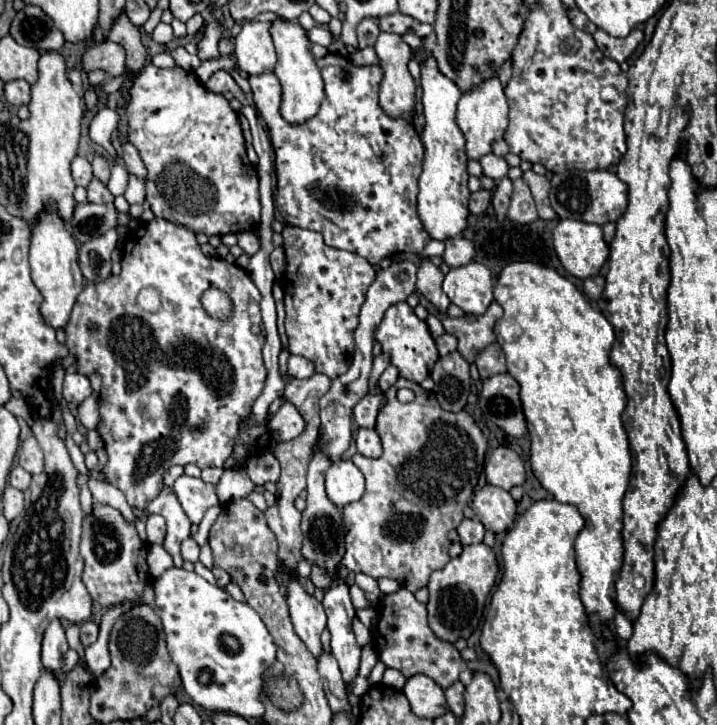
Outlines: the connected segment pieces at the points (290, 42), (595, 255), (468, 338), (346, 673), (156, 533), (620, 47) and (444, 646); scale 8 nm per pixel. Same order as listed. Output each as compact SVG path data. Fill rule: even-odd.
M278 20L272 22L272 38L278 54L278 62L274 68L274 74L280 80L282 86L282 104L280 114L288 124L304 124L312 116L318 114L320 104L324 100L324 82L320 76L320 70L316 66L316 60L310 52L312 44L304 32L304 28L298 22Z
M560 220L554 228L554 248L562 266L578 278L596 276L608 258L608 244L598 224Z
M494 300L486 314L472 316L466 314L462 318L450 318L442 316L442 326L448 334L454 334L458 338L458 350L468 358L468 362L474 362L474 356L488 344L496 340L494 324L502 318L502 306Z
M336 582L334 586L330 586L324 594L322 606L326 610L328 630L332 634L332 654L338 660L342 680L348 686L358 676L362 652L352 632L352 618L356 610L350 602L348 586L344 582Z
M150 514L146 520L146 534L150 544L162 544L166 536L166 522L158 514Z
M634 28L626 38L614 38L614 36L606 34L604 30L596 30L594 40L608 58L622 64L636 50L636 46L644 40L644 32L640 28Z
M408 588L388 594L378 610L378 626L374 628L374 644L380 648L380 660L388 668L400 670L406 678L414 674L430 676L440 688L448 688L460 676L460 652L454 644L440 640L428 626L426 604L418 602Z

